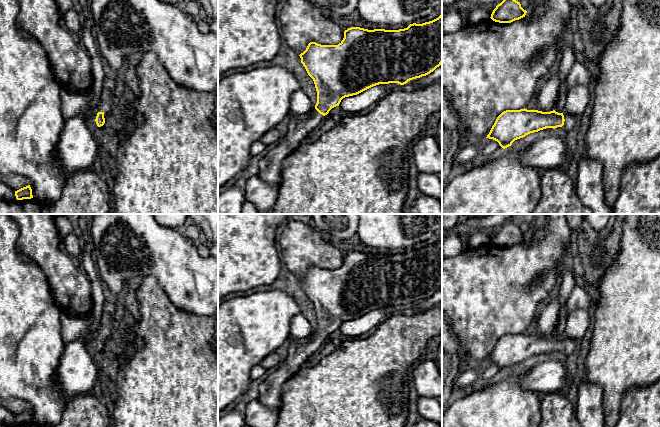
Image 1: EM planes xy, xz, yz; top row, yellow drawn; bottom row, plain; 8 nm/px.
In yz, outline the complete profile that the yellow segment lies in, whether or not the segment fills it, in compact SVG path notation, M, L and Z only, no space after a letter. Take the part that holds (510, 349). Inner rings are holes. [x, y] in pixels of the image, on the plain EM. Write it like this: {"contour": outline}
{"contour": "M506 334L497 341L486 362L497 365L505 373L515 364L546 352L562 351L569 355L574 351L576 341L568 336L558 337L555 334Z"}

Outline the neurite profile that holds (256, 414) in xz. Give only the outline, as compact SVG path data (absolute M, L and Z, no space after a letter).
M258 399L250 401L244 411L246 426L276 427L279 412L280 407L273 410L264 406Z

